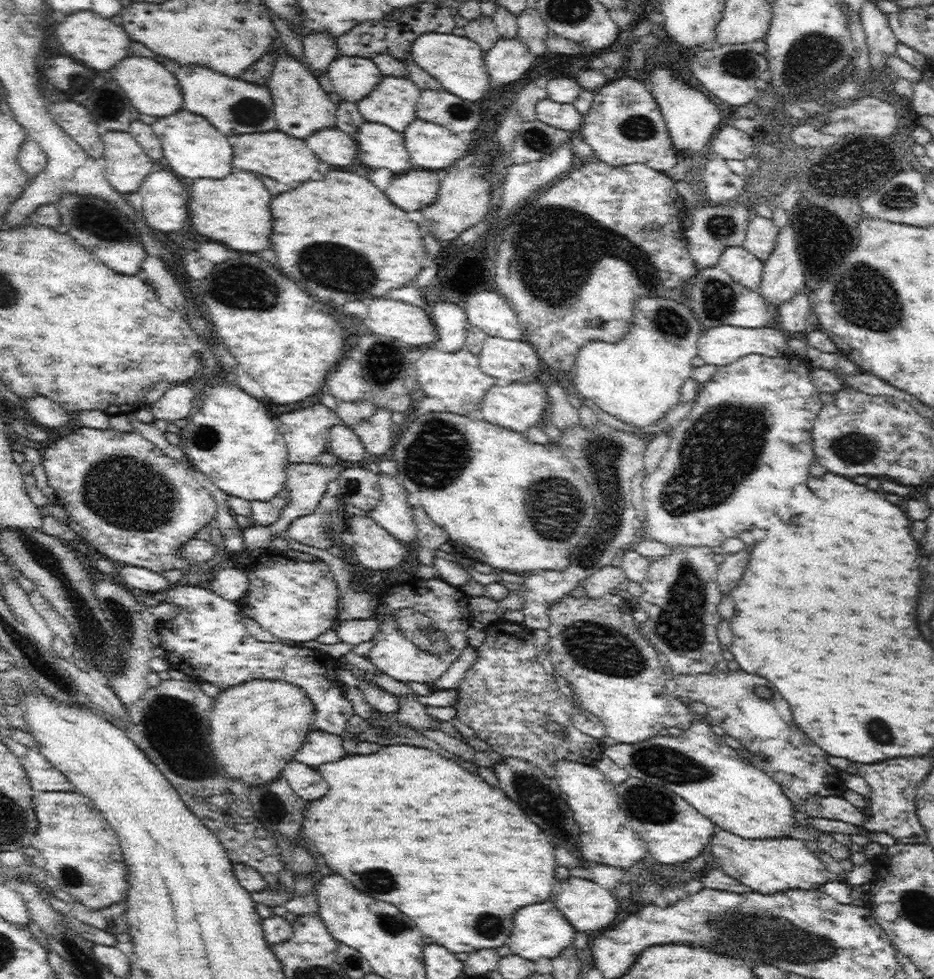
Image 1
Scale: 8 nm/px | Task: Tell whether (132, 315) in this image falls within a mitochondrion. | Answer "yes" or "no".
no

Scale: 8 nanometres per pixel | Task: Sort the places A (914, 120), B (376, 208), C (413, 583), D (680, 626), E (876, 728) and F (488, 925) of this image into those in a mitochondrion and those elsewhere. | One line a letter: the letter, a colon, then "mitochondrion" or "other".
A: other
B: other
C: other
D: mitochondrion
E: mitochondrion
F: mitochondrion

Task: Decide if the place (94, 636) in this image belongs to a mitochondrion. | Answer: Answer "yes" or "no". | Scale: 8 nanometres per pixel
yes

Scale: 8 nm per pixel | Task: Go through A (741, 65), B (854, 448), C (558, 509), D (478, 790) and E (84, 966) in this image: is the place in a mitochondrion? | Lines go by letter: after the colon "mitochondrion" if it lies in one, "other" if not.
A: mitochondrion
B: mitochondrion
C: mitochondrion
D: other
E: mitochondrion

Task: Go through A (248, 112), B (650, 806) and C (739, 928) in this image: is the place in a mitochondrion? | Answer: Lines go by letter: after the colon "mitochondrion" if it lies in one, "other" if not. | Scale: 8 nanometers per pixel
A: mitochondrion
B: mitochondrion
C: mitochondrion

